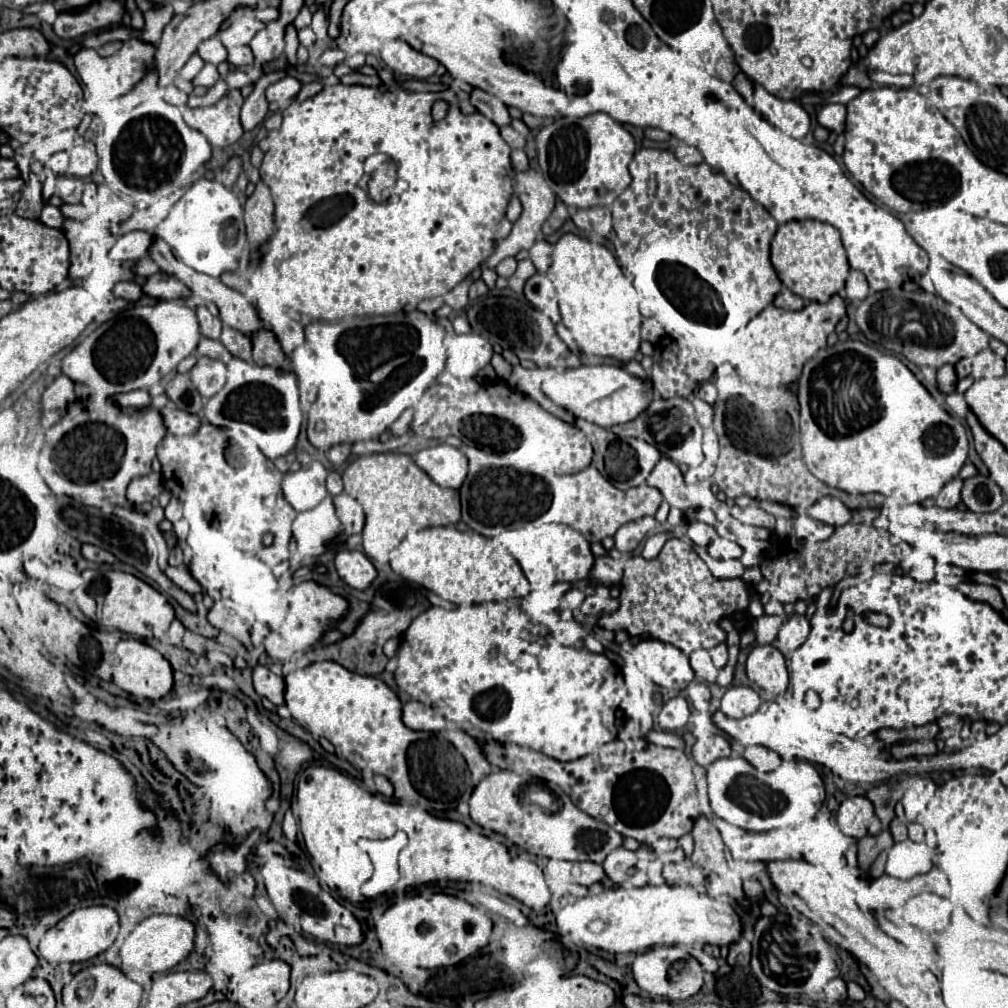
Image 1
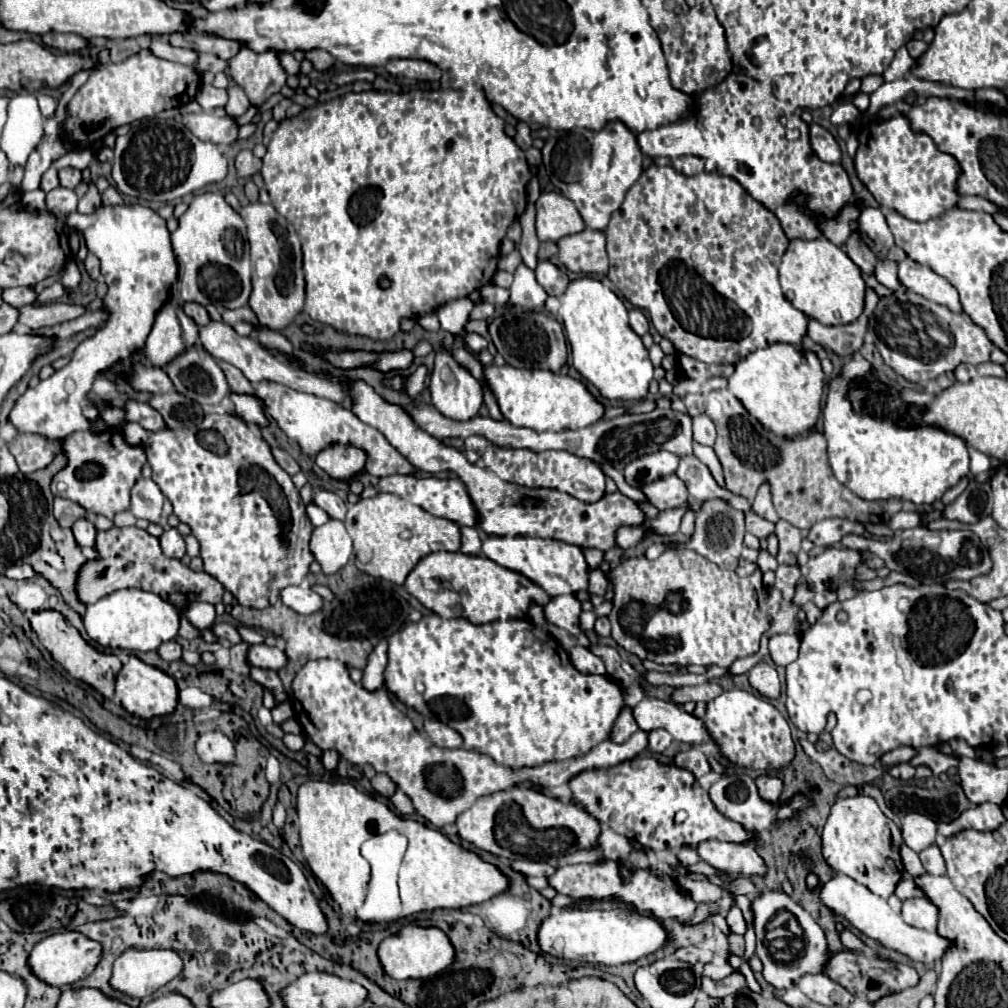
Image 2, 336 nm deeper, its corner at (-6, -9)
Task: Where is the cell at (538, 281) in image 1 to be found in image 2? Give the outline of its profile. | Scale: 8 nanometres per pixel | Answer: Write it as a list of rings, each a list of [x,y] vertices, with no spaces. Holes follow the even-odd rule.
[[[521,263],[515,271],[515,279],[511,285],[511,299],[509,303],[515,307],[525,307],[525,309],[539,309],[543,307],[547,293],[543,291],[543,287],[539,287],[539,283],[535,281],[535,273]]]

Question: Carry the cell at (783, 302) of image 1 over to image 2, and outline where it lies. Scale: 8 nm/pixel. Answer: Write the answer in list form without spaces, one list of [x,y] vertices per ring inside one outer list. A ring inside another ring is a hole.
[[[872,290],[866,292],[865,305],[861,317],[855,323],[849,325],[837,325],[837,327],[827,327],[821,325],[815,319],[809,319],[807,335],[819,343],[823,349],[833,351],[839,357],[853,355],[861,349],[863,337],[868,330],[869,318],[873,315],[874,310],[879,302],[878,295]]]

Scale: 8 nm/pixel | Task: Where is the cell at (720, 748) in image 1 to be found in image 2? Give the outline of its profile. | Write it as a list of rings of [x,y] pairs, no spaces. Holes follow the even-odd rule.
[[[693,747],[689,751],[683,751],[683,753],[677,753],[671,763],[675,767],[679,767],[679,769],[691,771],[695,777],[701,777],[701,775],[705,775],[705,773],[711,771],[711,767],[707,763],[707,757],[697,747]]]

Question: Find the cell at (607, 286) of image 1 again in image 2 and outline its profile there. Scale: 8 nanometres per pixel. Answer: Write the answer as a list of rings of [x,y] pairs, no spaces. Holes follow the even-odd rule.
[[[583,277],[571,281],[559,301],[565,335],[571,345],[573,367],[579,371],[579,375],[593,383],[599,395],[605,399],[641,401],[649,393],[653,365],[641,337],[629,327],[627,307],[621,297],[601,281]]]

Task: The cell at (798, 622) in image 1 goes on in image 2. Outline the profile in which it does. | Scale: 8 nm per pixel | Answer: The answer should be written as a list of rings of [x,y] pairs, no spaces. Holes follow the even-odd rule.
[[[783,633],[769,639],[769,655],[775,665],[785,667],[793,663],[797,659],[797,651],[799,651],[799,637],[793,633]]]

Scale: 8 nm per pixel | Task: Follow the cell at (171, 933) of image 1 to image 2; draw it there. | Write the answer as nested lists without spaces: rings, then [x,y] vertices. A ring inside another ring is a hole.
[[[127,949],[123,955],[115,959],[109,985],[119,993],[125,993],[135,999],[143,999],[155,993],[157,989],[161,989],[163,985],[167,985],[171,979],[175,979],[179,971],[183,971],[183,961],[171,949],[143,949],[143,951]]]

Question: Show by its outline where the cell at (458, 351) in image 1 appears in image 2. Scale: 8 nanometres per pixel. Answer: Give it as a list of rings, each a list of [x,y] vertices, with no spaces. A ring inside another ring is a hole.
[[[443,347],[435,353],[435,367],[431,371],[429,391],[431,391],[433,407],[441,415],[445,415],[447,419],[453,419],[453,421],[469,421],[469,419],[473,419],[477,415],[481,403],[483,403],[483,391],[481,391],[479,381],[473,379],[467,369],[459,367],[455,363],[455,359]]]

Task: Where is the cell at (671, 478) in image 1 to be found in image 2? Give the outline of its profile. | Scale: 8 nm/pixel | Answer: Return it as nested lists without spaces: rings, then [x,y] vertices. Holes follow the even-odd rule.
[[[677,475],[657,479],[657,481],[641,487],[641,491],[643,491],[645,499],[659,511],[677,509],[677,507],[687,505],[687,487]]]

